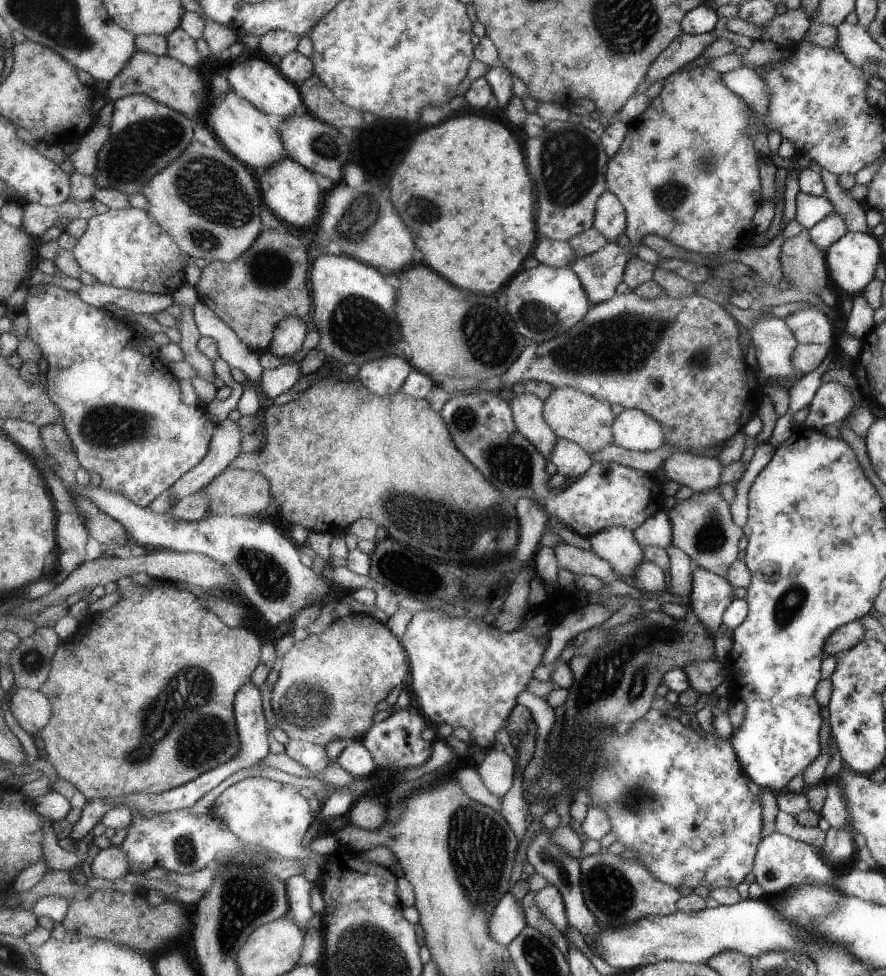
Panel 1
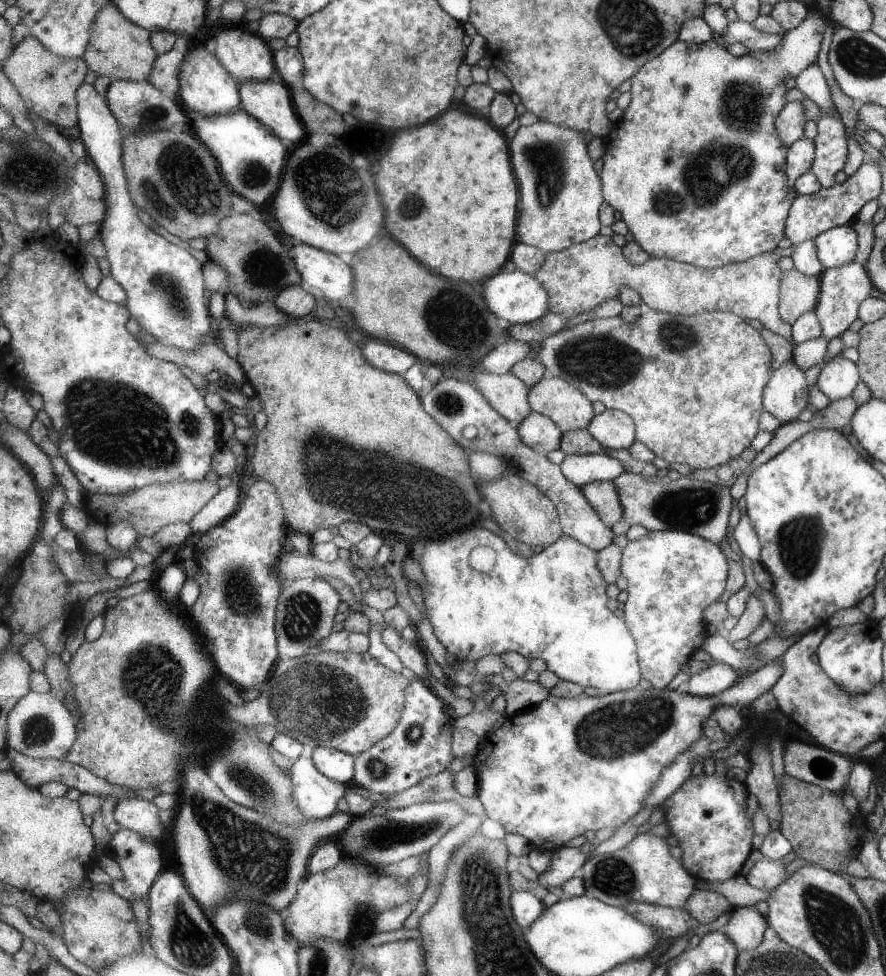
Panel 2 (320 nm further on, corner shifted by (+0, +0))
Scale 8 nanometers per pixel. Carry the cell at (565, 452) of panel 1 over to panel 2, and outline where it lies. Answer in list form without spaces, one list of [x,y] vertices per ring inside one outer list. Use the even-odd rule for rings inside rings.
[[[533,411],[524,422],[517,426],[525,444],[533,450],[545,455],[554,450],[561,449],[564,431],[547,416]]]

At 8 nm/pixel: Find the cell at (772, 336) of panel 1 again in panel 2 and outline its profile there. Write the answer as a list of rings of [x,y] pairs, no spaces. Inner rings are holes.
[[[792,360],[774,366],[764,391],[764,408],[780,423],[792,423],[807,407],[807,382],[804,372]]]

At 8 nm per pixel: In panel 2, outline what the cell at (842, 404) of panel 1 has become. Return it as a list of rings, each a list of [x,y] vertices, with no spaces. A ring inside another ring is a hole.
[[[836,355],[821,366],[816,382],[819,391],[829,401],[835,401],[850,396],[860,376],[855,363]]]

